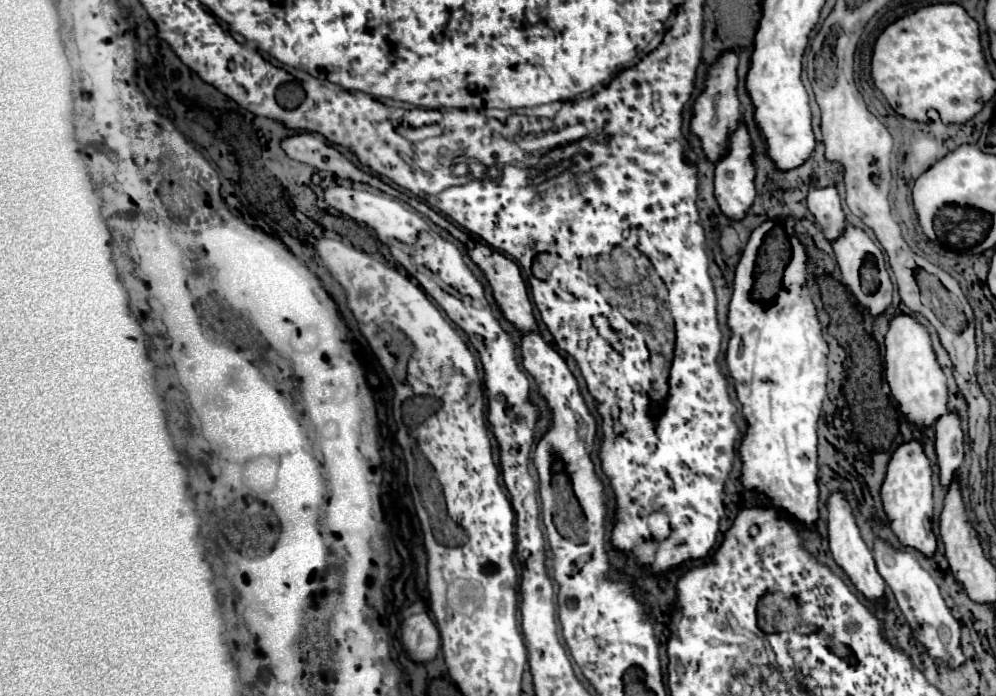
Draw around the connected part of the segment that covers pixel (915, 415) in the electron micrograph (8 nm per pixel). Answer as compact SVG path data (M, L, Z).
M898 315L892 319L888 335L886 335L886 381L890 385L890 393L898 403L902 415L906 415L906 423L914 423L914 427L934 427L936 421L948 411L946 401L946 377L936 363L936 355L930 345L928 331L912 317Z

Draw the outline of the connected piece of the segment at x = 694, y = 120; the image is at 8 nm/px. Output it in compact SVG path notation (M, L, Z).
M726 51L726 55L718 55L718 59L708 65L708 73L704 79L704 91L696 97L692 105L692 117L690 117L690 133L696 135L702 143L702 151L710 163L718 163L718 155L722 155L722 147L726 147L726 135L738 127L740 119L740 103L736 97L736 65L738 55L734 51Z

